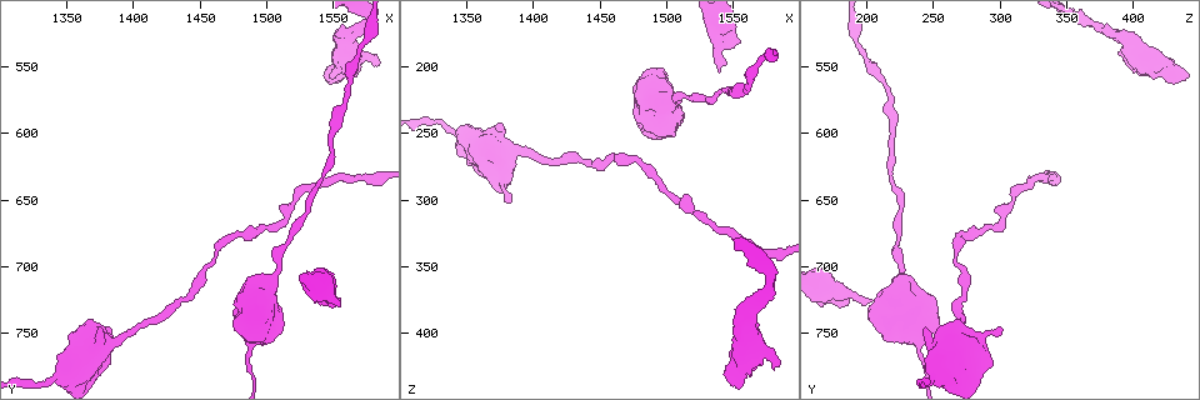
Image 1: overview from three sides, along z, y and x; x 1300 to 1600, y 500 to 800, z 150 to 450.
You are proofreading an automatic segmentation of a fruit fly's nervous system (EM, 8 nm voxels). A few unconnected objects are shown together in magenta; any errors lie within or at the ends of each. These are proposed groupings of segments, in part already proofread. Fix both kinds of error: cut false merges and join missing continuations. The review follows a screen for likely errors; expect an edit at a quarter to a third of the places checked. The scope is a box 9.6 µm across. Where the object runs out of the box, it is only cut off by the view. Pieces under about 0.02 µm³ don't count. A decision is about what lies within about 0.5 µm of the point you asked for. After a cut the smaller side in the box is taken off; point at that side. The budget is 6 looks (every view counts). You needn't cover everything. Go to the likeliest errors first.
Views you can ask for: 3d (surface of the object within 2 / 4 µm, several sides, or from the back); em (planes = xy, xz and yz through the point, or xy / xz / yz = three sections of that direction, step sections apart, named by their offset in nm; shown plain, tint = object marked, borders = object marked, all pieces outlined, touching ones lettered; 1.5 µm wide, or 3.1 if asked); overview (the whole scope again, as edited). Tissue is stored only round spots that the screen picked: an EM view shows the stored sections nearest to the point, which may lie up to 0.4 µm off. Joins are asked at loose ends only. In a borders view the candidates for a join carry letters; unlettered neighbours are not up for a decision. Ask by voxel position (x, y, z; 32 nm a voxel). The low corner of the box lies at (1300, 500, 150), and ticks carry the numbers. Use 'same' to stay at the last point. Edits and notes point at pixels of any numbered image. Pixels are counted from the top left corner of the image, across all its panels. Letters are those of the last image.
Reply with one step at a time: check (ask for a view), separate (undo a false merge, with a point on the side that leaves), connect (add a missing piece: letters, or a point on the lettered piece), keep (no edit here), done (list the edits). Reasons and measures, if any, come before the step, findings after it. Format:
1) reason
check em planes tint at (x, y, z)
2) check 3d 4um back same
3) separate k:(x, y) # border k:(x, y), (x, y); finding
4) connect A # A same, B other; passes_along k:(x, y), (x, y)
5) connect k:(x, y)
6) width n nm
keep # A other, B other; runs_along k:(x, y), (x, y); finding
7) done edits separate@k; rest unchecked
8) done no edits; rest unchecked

check 3d 4um at (1580, 546, 428)

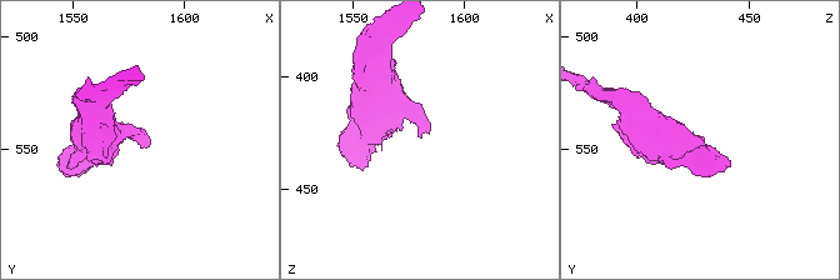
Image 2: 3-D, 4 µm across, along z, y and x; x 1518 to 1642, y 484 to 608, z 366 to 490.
check em planes borders at (1581, 546, 427)

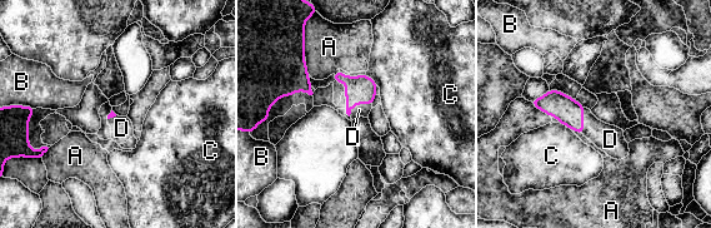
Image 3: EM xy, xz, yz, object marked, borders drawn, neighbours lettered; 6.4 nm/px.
connect D # A other, B other, C other, D same; the neuron continues

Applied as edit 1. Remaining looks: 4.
a narrow waist
check 3d 4um back at (1462, 688, 266)

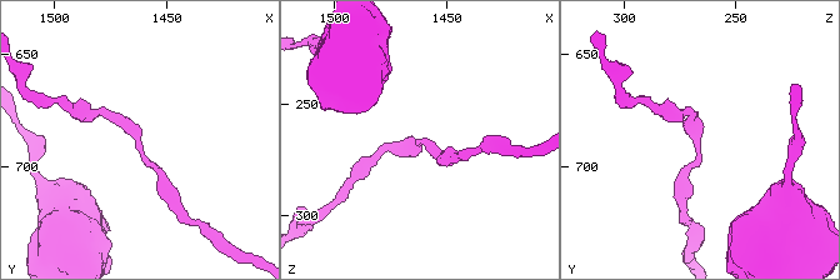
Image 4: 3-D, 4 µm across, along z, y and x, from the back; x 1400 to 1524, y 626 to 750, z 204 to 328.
shape alone is not enough
check em yz step 4 tint at (1462, 689, 265)

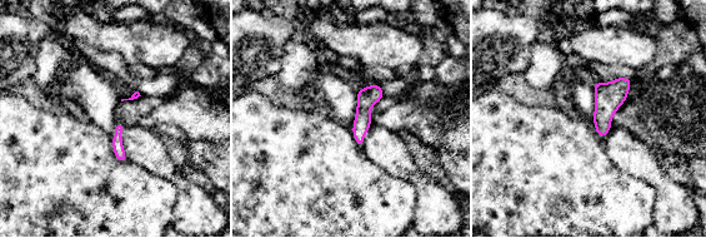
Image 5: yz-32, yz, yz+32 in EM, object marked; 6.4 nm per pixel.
check em planes borders same

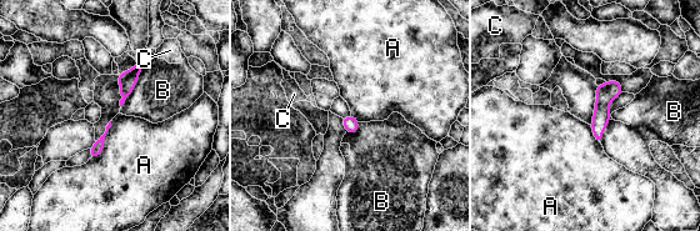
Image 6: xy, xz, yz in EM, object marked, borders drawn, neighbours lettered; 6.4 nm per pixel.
keep # A other, B other, C other; runs_along 6:(615, 84), (603, 100), (598, 136); all the same neuron

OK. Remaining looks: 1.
done edits connect@3; rest unchecked

